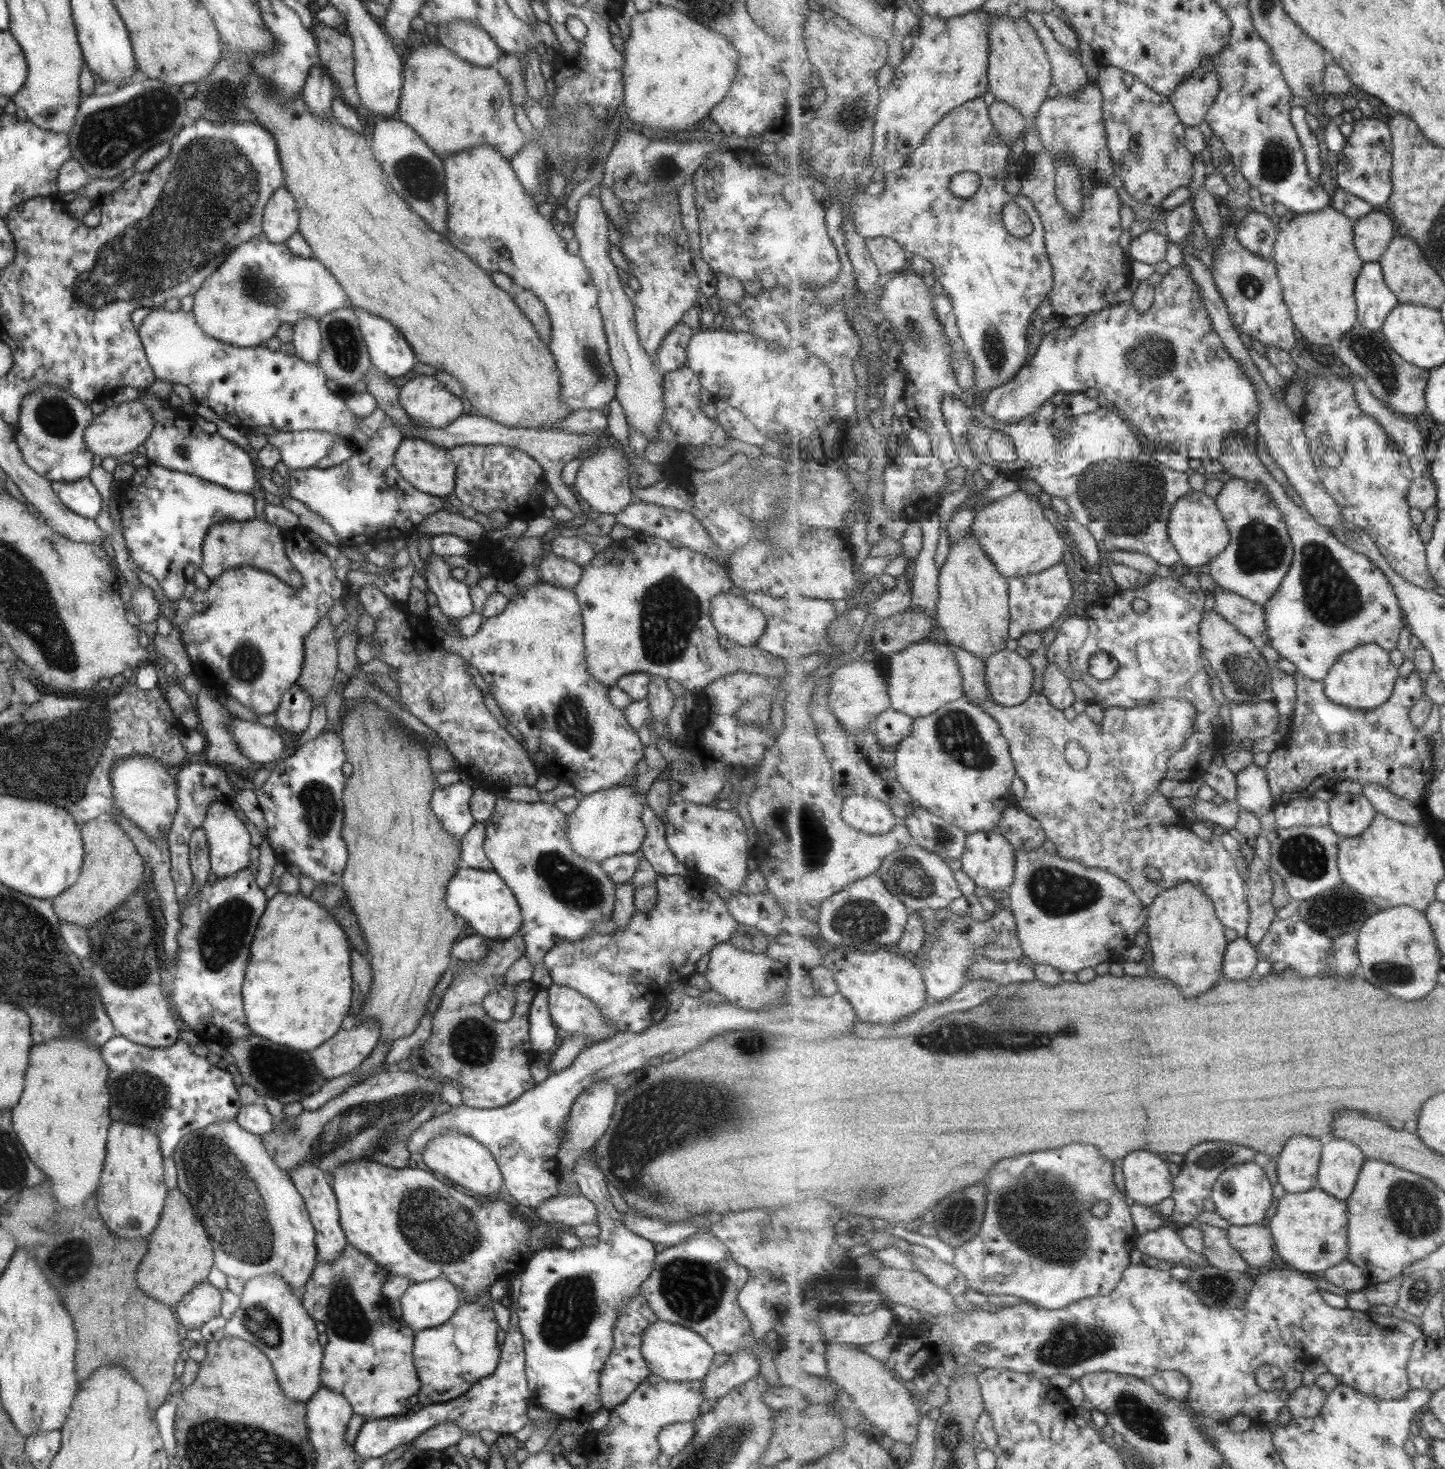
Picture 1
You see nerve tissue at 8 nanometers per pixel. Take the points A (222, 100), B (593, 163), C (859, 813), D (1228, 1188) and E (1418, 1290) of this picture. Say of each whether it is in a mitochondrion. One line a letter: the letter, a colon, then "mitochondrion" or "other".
A: mitochondrion
B: other
C: other
D: mitochondrion
E: mitochondrion

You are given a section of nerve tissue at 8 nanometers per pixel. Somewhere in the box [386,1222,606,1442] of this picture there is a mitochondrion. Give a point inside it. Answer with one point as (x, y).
(570, 1308)

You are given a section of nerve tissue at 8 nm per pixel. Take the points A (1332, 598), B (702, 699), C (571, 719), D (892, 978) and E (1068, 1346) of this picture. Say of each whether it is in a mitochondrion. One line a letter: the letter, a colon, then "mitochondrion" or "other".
A: mitochondrion
B: other
C: mitochondrion
D: other
E: mitochondrion

